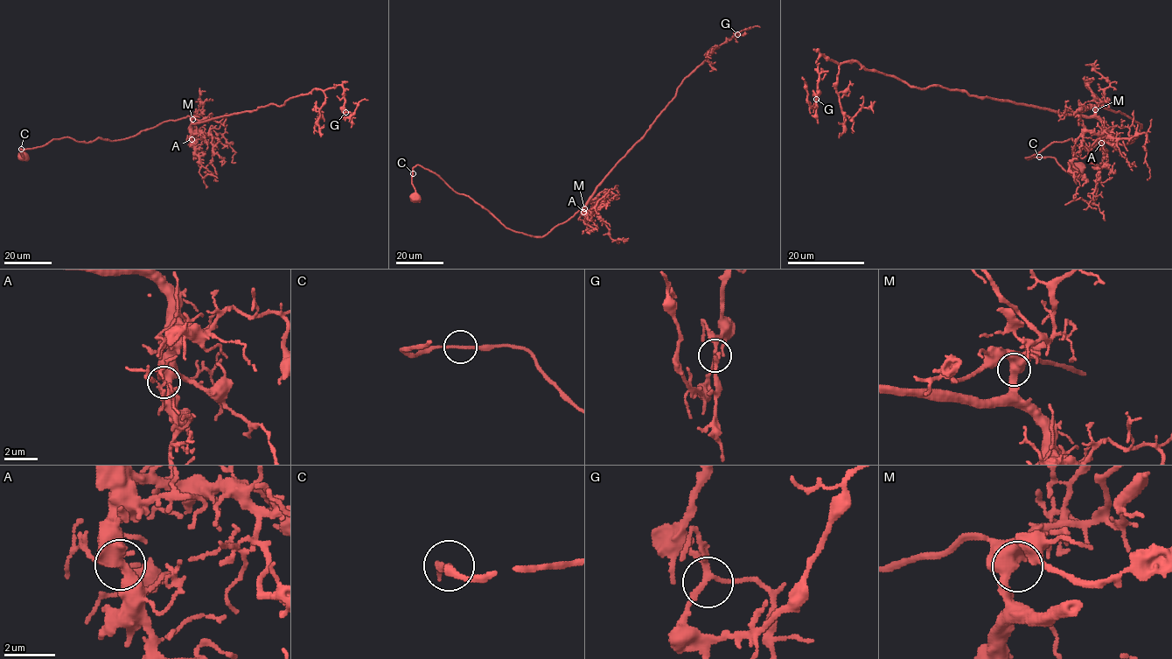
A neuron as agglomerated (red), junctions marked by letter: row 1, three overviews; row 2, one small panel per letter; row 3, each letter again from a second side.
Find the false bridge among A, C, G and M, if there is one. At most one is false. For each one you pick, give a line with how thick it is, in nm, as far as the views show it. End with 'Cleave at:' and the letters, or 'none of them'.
Cleave at: none of them

